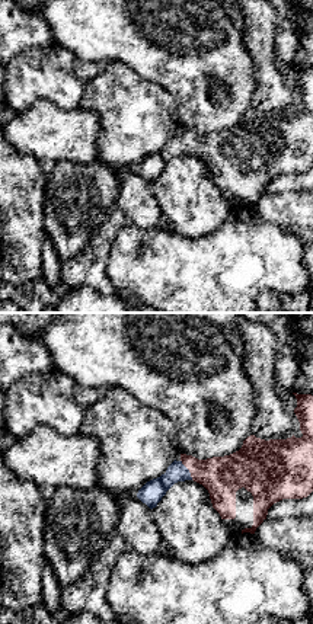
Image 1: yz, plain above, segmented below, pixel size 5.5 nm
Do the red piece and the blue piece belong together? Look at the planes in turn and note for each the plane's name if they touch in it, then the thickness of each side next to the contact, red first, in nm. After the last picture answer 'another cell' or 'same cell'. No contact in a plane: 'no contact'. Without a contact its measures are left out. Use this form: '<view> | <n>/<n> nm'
yz | 220/120 nm

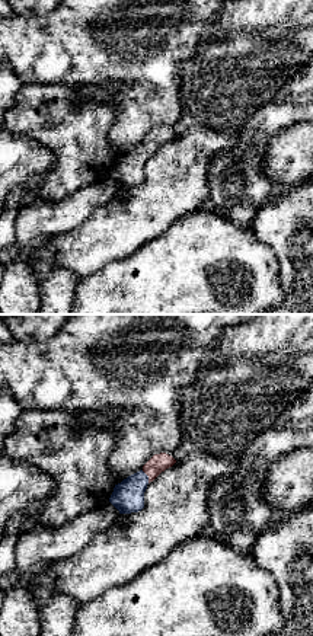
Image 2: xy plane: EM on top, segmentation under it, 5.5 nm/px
xy | 100/180 nm

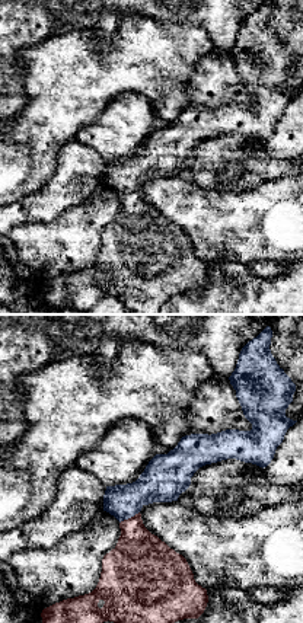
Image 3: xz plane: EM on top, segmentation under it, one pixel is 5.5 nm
xz | 320/200 nm

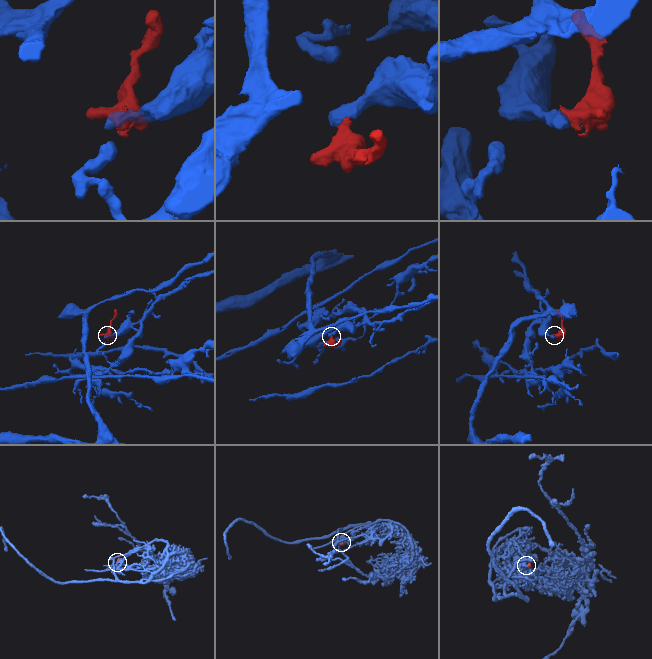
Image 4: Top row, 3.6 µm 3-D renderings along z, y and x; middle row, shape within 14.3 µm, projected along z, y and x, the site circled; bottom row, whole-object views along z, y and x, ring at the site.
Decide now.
same cell

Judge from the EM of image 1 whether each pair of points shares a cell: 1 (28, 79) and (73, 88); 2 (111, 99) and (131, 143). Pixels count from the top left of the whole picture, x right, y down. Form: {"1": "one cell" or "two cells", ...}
{"1": "one cell", "2": "one cell"}

